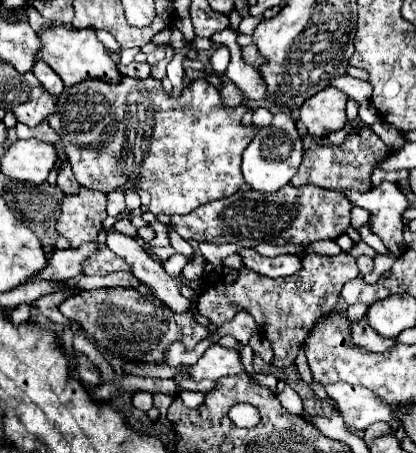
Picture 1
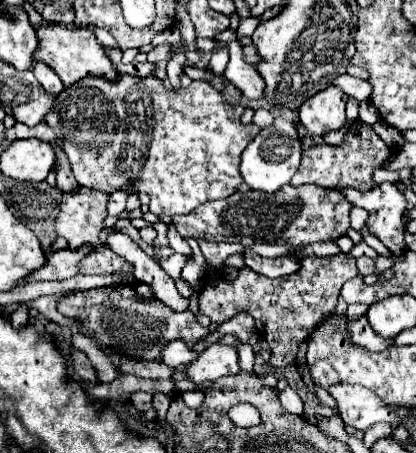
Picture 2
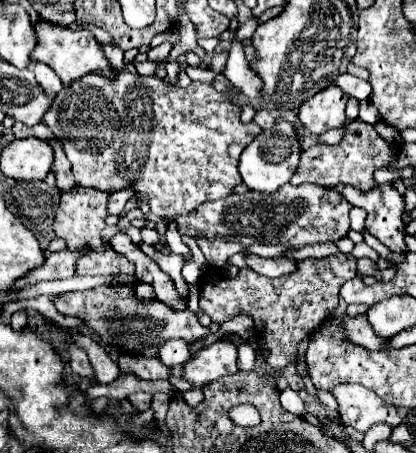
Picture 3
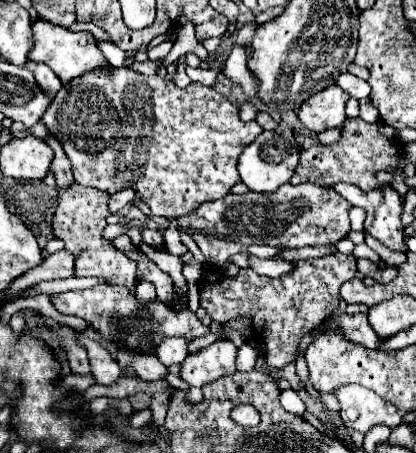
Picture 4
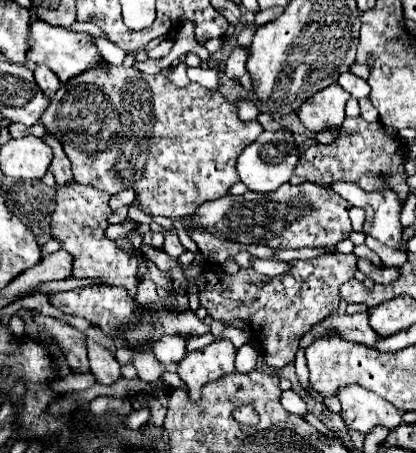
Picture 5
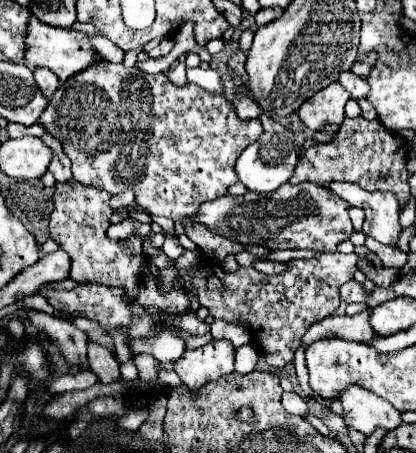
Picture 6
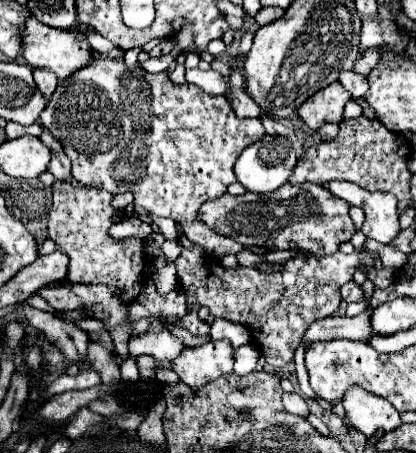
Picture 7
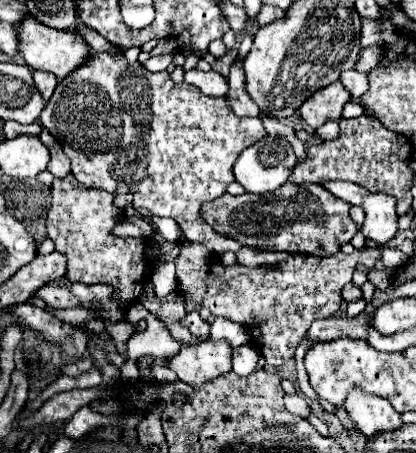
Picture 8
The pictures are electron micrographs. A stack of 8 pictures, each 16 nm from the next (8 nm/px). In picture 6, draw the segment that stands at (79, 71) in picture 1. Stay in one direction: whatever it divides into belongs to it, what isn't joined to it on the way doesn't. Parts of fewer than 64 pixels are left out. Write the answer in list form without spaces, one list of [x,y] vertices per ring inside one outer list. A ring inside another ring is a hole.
[[[30,16],[28,30],[26,30],[24,58],[26,58],[26,62],[30,66],[46,66],[46,68],[50,68],[58,76],[58,80],[64,82],[68,76],[88,68],[88,64],[92,64],[98,58],[98,54],[90,46],[88,36],[84,32],[66,30],[66,28],[52,28],[48,24],[40,24],[40,20],[36,20],[36,16]]]

